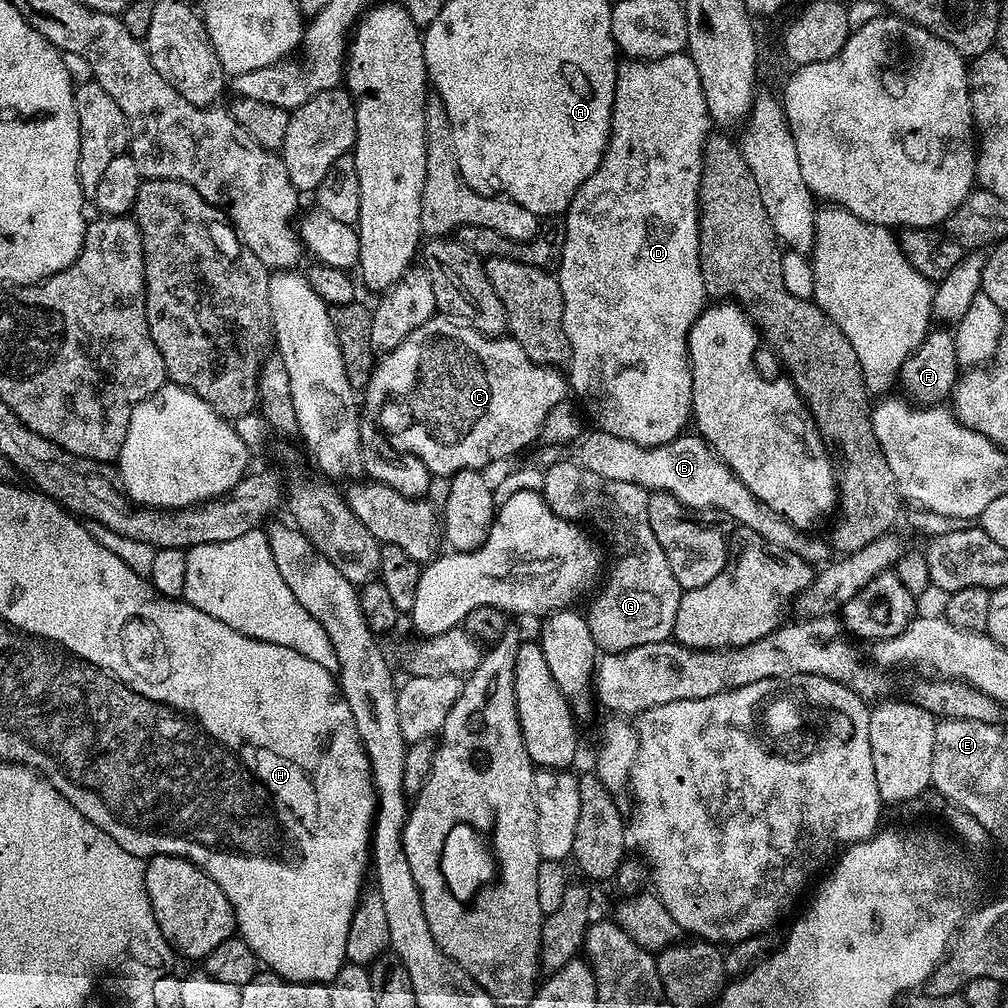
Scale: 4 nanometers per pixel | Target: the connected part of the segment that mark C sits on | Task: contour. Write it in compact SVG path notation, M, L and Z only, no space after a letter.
M448 314L432 316L425 324L418 326L418 330L414 330L414 334L410 334L394 350L383 353L377 359L376 367L372 370L372 381L366 389L366 395L374 403L380 404L380 420L378 419L380 431L403 452L409 452L419 458L436 478L440 478L440 476L451 478L455 472L484 470L487 469L487 464L492 464L495 460L504 460L507 456L512 456L515 452L530 447L535 442L536 436L538 440L538 437L543 433L544 423L548 415L552 413L556 406L565 403L567 396L564 395L569 395L569 392L570 385L565 373L559 367L536 364L526 354L526 350L522 350L522 346L517 340L486 336L472 325L463 323Z

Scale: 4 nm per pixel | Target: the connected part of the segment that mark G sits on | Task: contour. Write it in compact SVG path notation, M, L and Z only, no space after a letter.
M562 458L544 468L542 489L544 501L550 506L550 510L554 510L554 514L558 514L564 520L573 522L593 520L604 531L605 538L610 543L616 544L616 561L612 564L612 573L609 576L607 573L606 583L599 589L600 597L593 602L592 609L587 609L586 612L590 634L594 638L597 649L604 654L625 652L634 646L646 646L668 640L672 636L682 589L674 578L674 570L670 570L670 562L666 562L666 554L662 546L658 546L658 538L654 538L654 530L650 530L649 493L639 488L637 484L614 482L610 478L602 478L580 467L571 459L568 460Z

